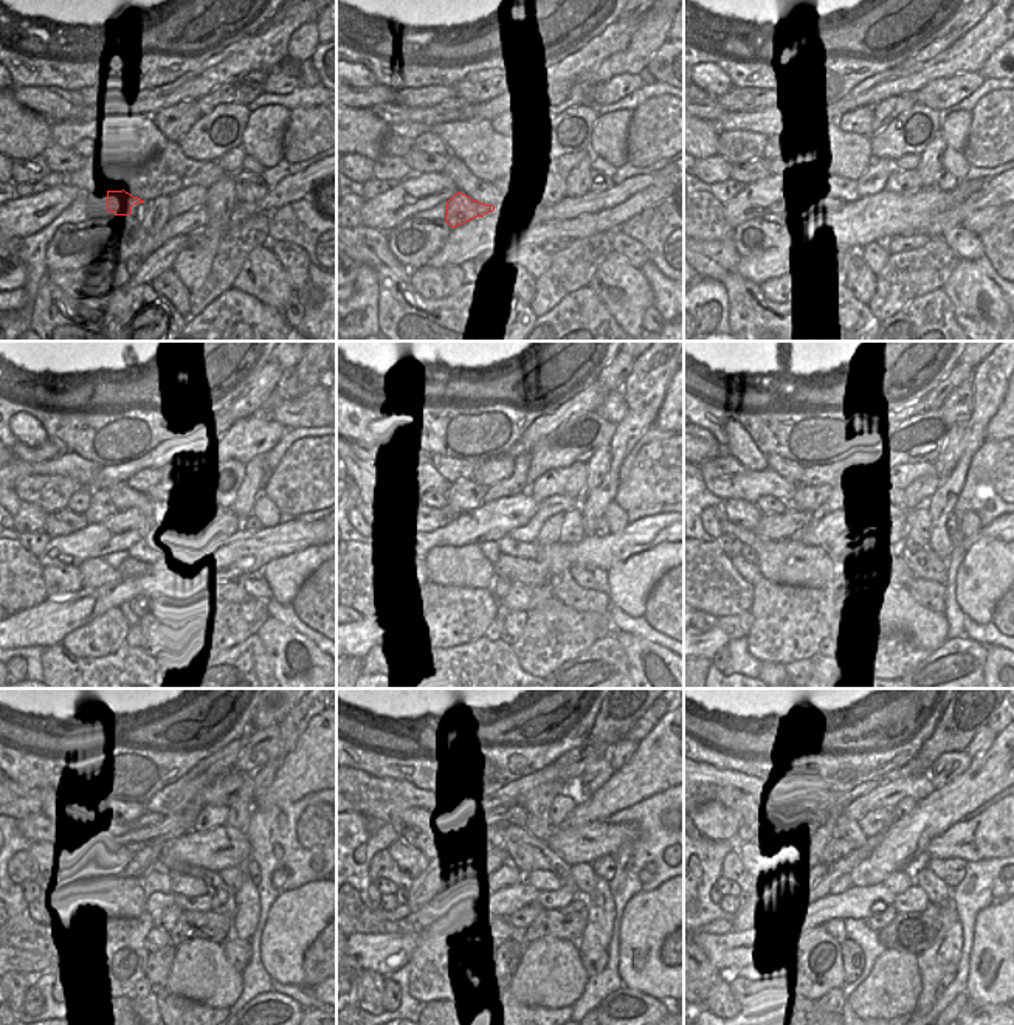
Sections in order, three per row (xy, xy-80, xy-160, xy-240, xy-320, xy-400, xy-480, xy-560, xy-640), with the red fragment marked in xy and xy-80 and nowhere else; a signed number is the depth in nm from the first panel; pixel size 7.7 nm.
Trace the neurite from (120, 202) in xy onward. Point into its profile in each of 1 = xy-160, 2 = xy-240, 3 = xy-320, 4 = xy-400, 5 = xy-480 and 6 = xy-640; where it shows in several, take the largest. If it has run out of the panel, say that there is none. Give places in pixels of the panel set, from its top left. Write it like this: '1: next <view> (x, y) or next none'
1: next xy-160 (834, 205)
2: next xy-240 (140, 551)
3: next xy-320 (490, 549)
4: next xy-400 (834, 548)
5: next xy-480 (157, 880)
6: next xy-640 (844, 883)

